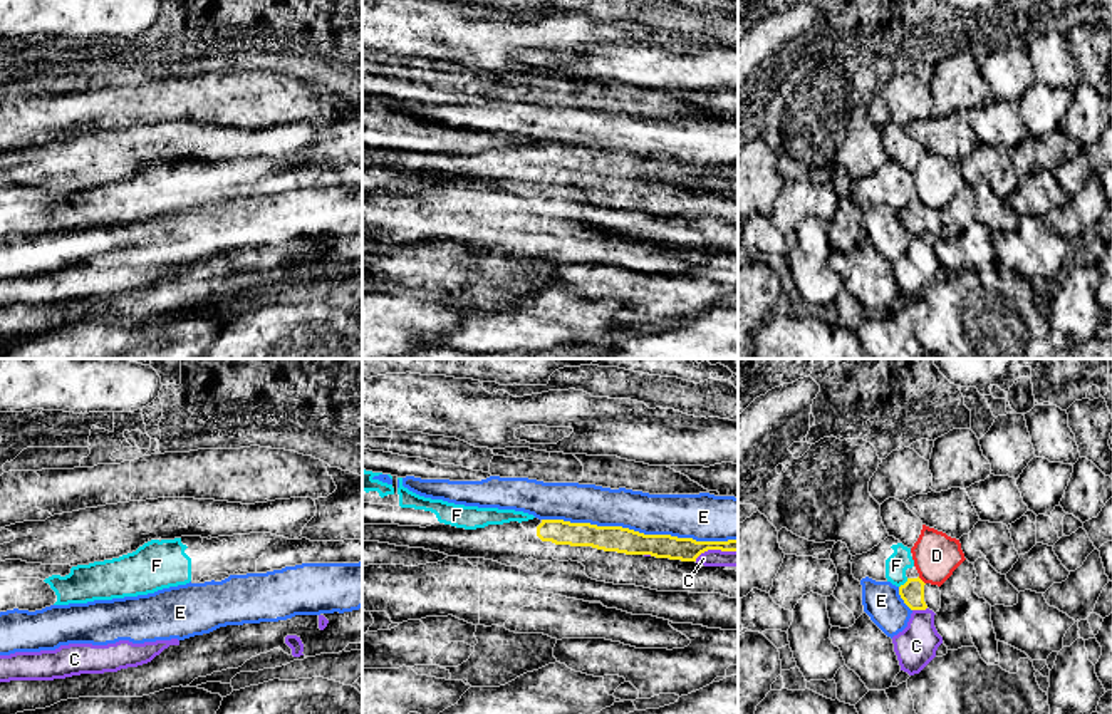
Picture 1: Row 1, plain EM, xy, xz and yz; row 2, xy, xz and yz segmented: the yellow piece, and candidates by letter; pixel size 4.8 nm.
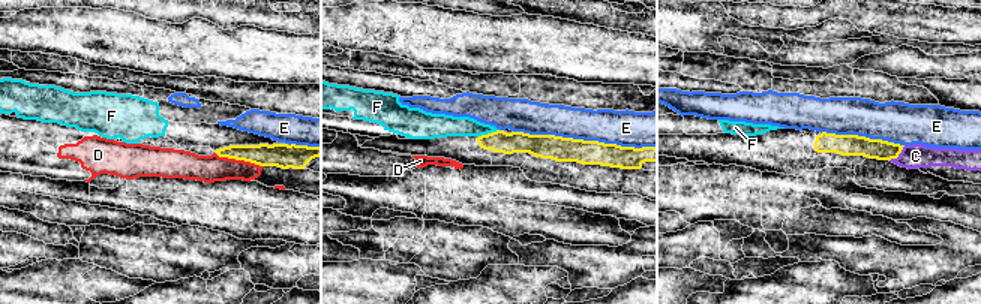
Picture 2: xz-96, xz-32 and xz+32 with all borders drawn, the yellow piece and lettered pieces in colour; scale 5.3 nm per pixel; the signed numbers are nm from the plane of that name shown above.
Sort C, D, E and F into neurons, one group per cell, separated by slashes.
C / D / E / F

